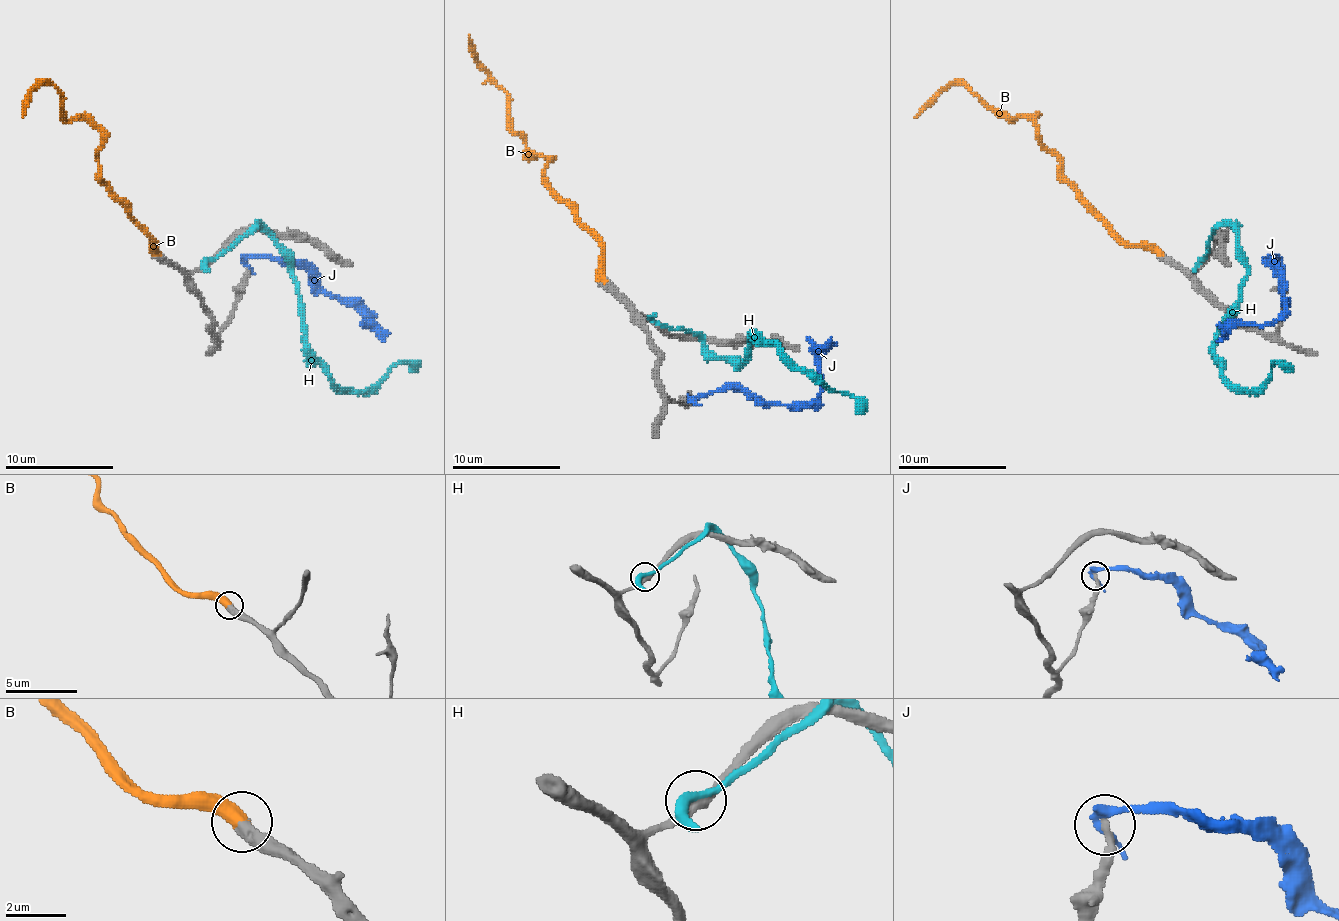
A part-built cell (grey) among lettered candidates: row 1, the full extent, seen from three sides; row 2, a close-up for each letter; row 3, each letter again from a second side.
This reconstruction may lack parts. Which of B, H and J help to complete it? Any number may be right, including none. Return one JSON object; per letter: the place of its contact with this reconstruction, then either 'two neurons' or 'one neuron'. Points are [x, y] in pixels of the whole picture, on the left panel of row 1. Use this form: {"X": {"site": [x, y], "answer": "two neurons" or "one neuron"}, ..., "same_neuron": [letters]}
{"B": {"site": [155, 253], "answer": "one neuron"}, "H": {"site": [208, 261], "answer": "two neurons"}, "J": {"site": [246, 262], "answer": "two neurons"}, "same_neuron": ["B"]}

